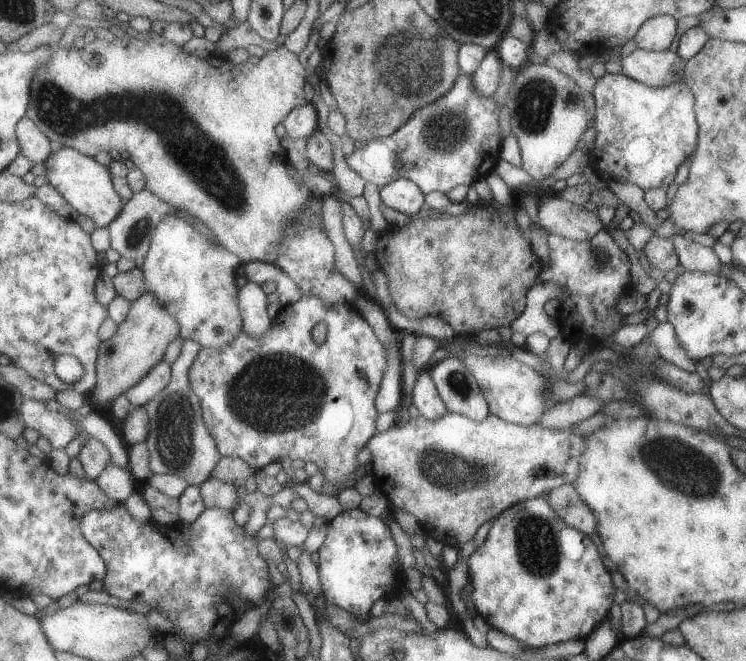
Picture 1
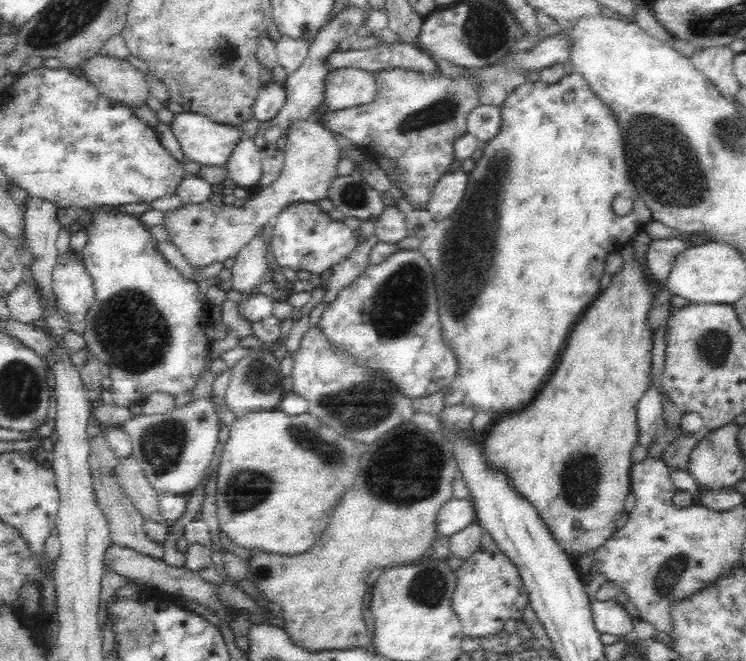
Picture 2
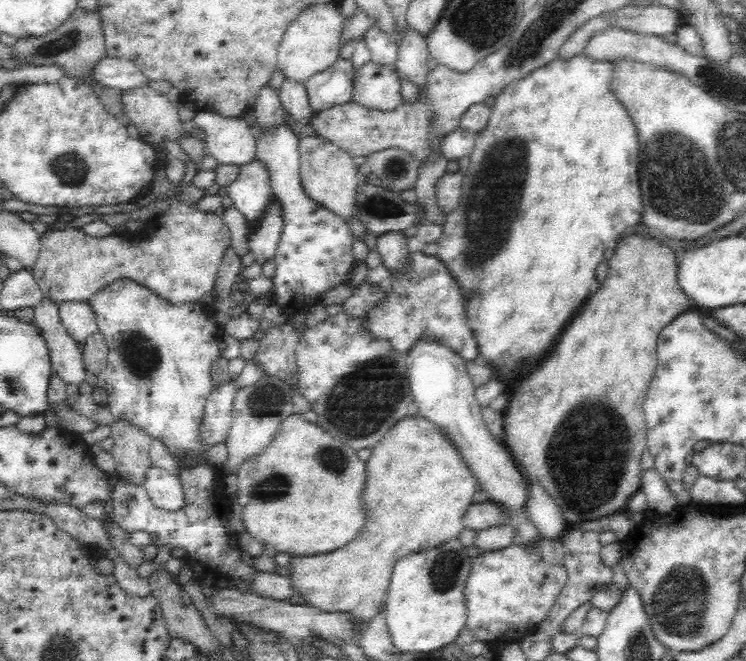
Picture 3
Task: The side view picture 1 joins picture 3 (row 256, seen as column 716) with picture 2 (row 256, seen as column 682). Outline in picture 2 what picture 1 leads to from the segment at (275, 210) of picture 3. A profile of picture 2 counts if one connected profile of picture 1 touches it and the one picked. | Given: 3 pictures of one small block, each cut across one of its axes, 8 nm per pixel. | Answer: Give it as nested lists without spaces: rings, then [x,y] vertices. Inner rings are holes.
[[[260,231],[260,234],[256,234],[255,238],[252,238],[234,257],[234,266],[229,268],[232,272],[232,290],[252,295],[253,288],[259,285],[268,271],[268,253],[264,234]]]

